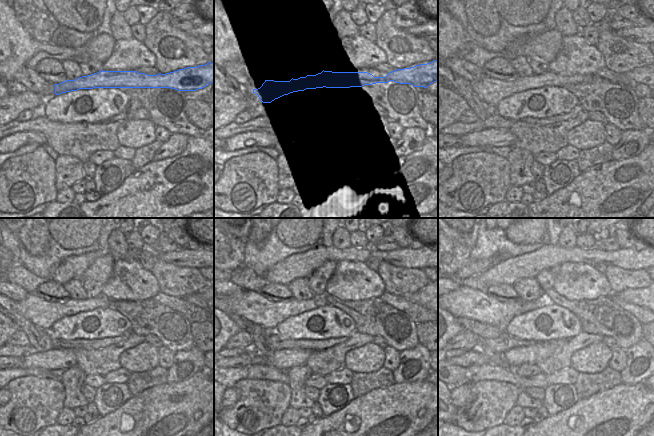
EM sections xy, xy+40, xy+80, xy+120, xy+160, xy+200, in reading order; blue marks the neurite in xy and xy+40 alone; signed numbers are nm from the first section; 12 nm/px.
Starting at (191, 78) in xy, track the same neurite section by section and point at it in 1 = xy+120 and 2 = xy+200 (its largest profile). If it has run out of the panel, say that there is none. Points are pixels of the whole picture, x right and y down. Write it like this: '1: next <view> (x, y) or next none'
1: next xy+120 (43, 314)
2: next xy+200 (473, 304)

